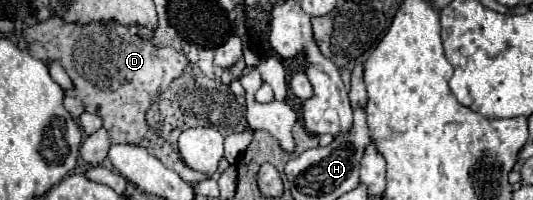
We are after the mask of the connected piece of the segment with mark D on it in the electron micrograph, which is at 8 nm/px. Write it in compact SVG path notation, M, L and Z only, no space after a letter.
M50 16L48 20L36 22L34 28L24 30L24 36L28 40L28 52L34 58L42 62L62 62L64 70L74 82L74 90L70 92L70 96L78 96L88 112L96 112L104 120L104 128L108 130L112 142L130 142L136 146L144 146L166 168L178 172L180 178L188 184L206 178L188 168L182 162L178 150L170 142L166 142L154 128L150 128L144 118L150 102L158 94L162 94L174 78L184 74L188 66L188 58L184 52L178 52L172 46L158 48L150 40L132 34L128 26L120 26L114 20L94 20L88 24L78 24L64 22L58 16Z

